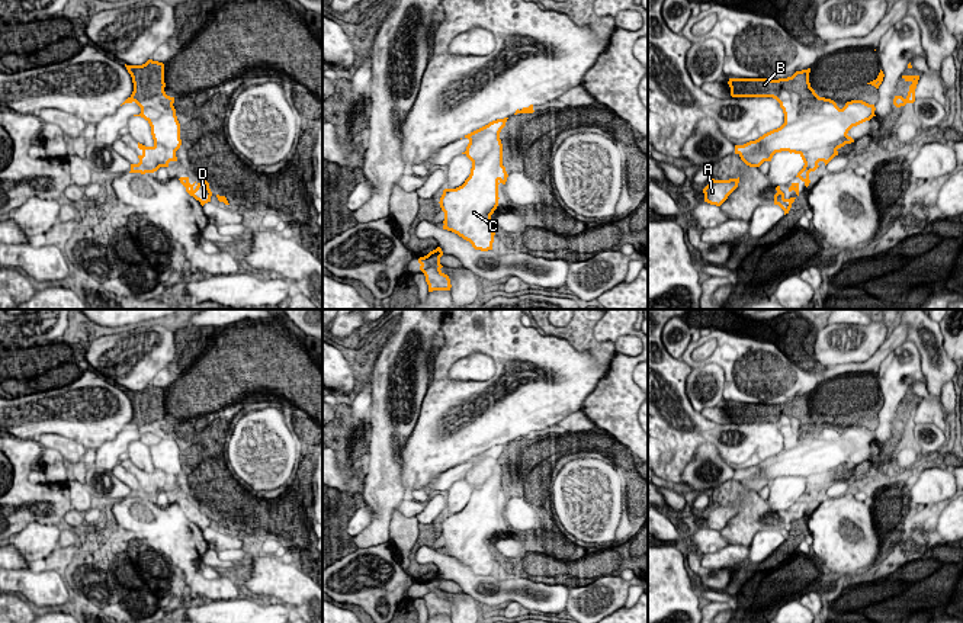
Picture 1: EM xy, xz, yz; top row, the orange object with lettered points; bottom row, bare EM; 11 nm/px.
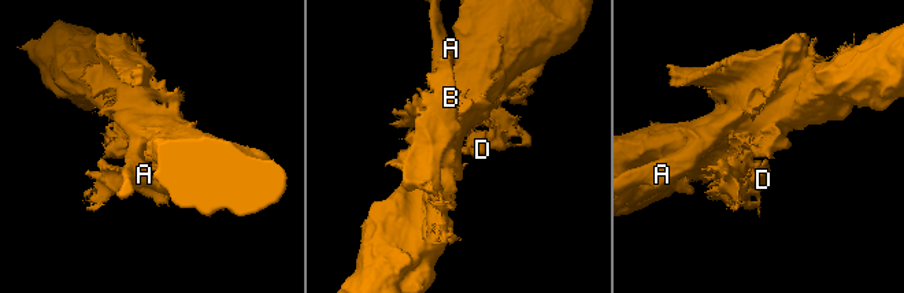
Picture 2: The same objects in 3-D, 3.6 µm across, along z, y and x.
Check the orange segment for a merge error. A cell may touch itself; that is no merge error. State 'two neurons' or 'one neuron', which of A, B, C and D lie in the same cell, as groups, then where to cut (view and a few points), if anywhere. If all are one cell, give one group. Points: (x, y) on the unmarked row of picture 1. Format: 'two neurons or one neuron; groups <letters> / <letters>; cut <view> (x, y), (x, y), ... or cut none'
one neuron; groups A B C D; cut none

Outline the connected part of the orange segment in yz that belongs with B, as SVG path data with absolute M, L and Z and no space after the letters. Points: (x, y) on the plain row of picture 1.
M810 394L796 396L792 402L729 404L732 423L773 423L780 428L784 449L755 466L735 471L735 479L749 492L771 486L776 478L799 479L805 488L797 498L808 513L809 498L819 486L825 491L838 481L838 473L854 468L848 456L874 440L874 430L863 425L847 427L842 434L831 424L819 423L809 408Z

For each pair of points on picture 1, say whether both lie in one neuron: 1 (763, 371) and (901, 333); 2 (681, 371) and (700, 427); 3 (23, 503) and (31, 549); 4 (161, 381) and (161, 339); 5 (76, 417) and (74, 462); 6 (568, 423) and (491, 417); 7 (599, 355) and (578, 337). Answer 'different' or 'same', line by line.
1: same
2: same
3: different
4: different
5: different
6: different
7: same

